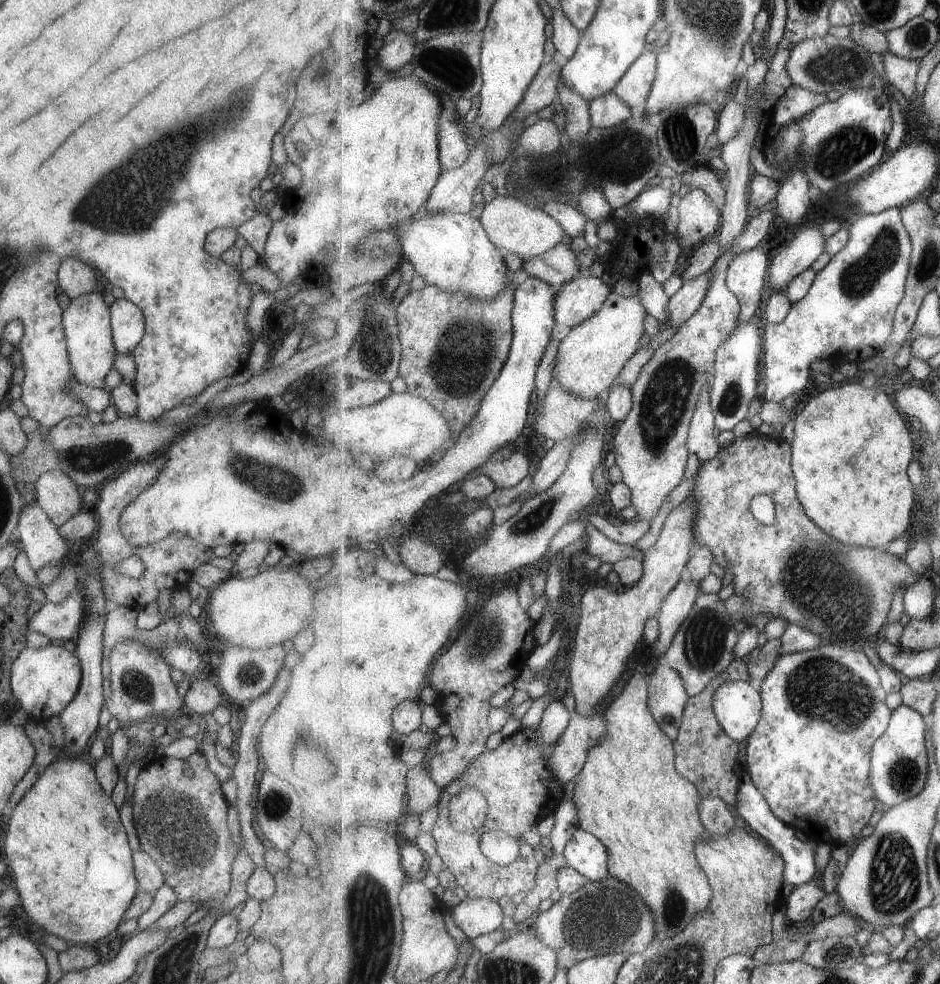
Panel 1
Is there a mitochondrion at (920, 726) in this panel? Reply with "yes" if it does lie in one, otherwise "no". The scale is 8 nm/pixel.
no

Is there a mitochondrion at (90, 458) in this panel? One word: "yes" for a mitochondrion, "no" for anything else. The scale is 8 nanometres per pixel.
yes

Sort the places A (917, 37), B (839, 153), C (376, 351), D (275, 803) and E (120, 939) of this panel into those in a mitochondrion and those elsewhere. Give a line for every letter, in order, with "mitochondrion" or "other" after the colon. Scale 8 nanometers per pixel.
A: mitochondrion
B: mitochondrion
C: mitochondrion
D: mitochondrion
E: other

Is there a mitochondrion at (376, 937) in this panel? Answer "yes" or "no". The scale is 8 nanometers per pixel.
yes

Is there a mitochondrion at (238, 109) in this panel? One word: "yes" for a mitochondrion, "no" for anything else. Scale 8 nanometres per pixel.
yes

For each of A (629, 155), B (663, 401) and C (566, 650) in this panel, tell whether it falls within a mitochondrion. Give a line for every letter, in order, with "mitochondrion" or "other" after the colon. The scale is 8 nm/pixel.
A: mitochondrion
B: mitochondrion
C: other

